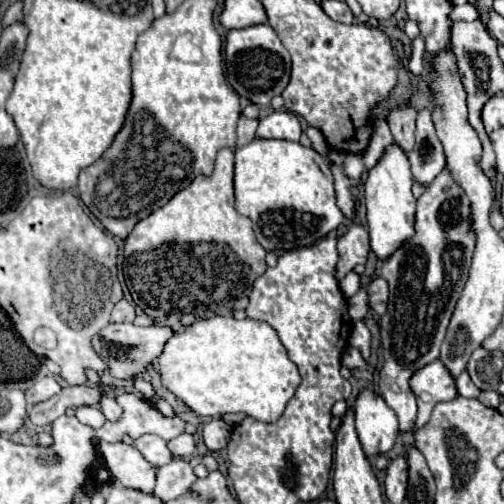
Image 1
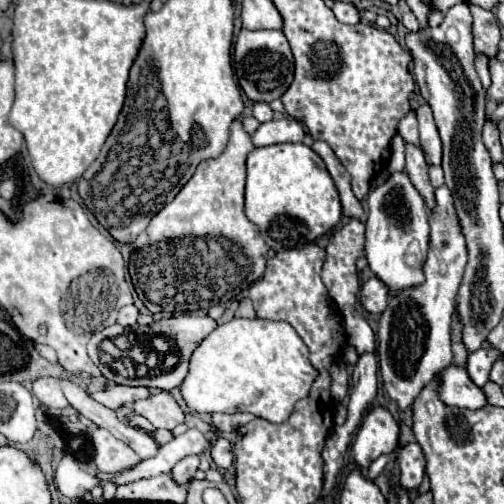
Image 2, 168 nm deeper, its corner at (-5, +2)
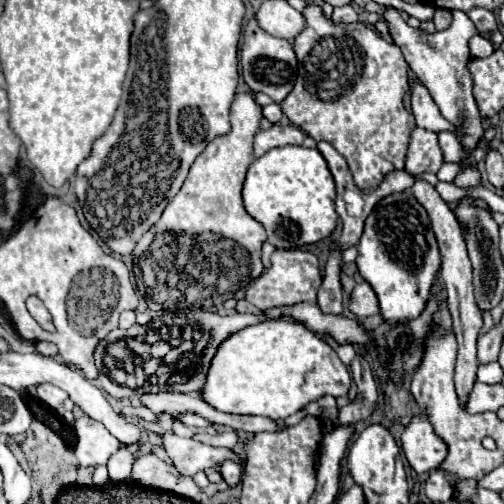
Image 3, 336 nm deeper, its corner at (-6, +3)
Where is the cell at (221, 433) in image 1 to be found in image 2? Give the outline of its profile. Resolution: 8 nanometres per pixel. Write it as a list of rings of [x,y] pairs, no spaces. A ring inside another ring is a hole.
[[[217,437],[211,445],[211,457],[219,469],[229,469],[233,465],[231,443],[225,437]]]

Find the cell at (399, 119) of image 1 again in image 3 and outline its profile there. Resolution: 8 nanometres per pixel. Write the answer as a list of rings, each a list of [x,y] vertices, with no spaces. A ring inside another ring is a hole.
[[[414,182],[412,186],[412,194],[416,196],[416,200],[426,208],[430,220],[432,220],[432,230],[436,234],[438,246],[440,246],[440,254],[442,254],[442,268],[440,268],[440,276],[446,288],[446,302],[452,314],[452,326],[454,326],[454,334],[458,338],[458,358],[456,358],[456,374],[454,374],[454,382],[456,382],[456,394],[460,400],[460,406],[466,408],[468,402],[468,394],[476,382],[476,370],[478,370],[478,358],[476,358],[476,338],[482,330],[482,312],[474,300],[474,290],[472,290],[472,264],[466,252],[466,240],[462,236],[460,224],[454,216],[454,212],[446,206],[446,202],[438,196],[438,192],[434,190],[434,186],[430,186],[428,182]]]

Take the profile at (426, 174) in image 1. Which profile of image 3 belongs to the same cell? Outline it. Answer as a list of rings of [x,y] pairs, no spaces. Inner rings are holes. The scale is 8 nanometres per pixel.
[[[420,82],[412,84],[410,96],[412,96],[412,114],[414,114],[418,126],[422,126],[424,130],[436,132],[436,134],[442,131],[459,131],[448,120],[442,118],[438,106],[434,104],[434,100],[432,100],[432,96],[424,84],[420,84]]]

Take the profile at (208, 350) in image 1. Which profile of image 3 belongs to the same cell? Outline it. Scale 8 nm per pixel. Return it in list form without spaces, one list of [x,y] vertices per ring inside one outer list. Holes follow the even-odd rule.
[[[266,320],[230,336],[216,352],[202,398],[220,412],[288,418],[302,406],[330,394],[348,394],[352,376],[334,348],[304,324]]]

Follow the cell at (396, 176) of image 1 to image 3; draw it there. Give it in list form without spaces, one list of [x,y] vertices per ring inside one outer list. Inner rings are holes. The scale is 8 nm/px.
[[[396,192],[380,200],[366,218],[358,244],[356,266],[360,276],[378,296],[380,316],[388,324],[402,324],[418,318],[432,296],[432,286],[440,276],[440,250],[430,218],[412,192]]]

